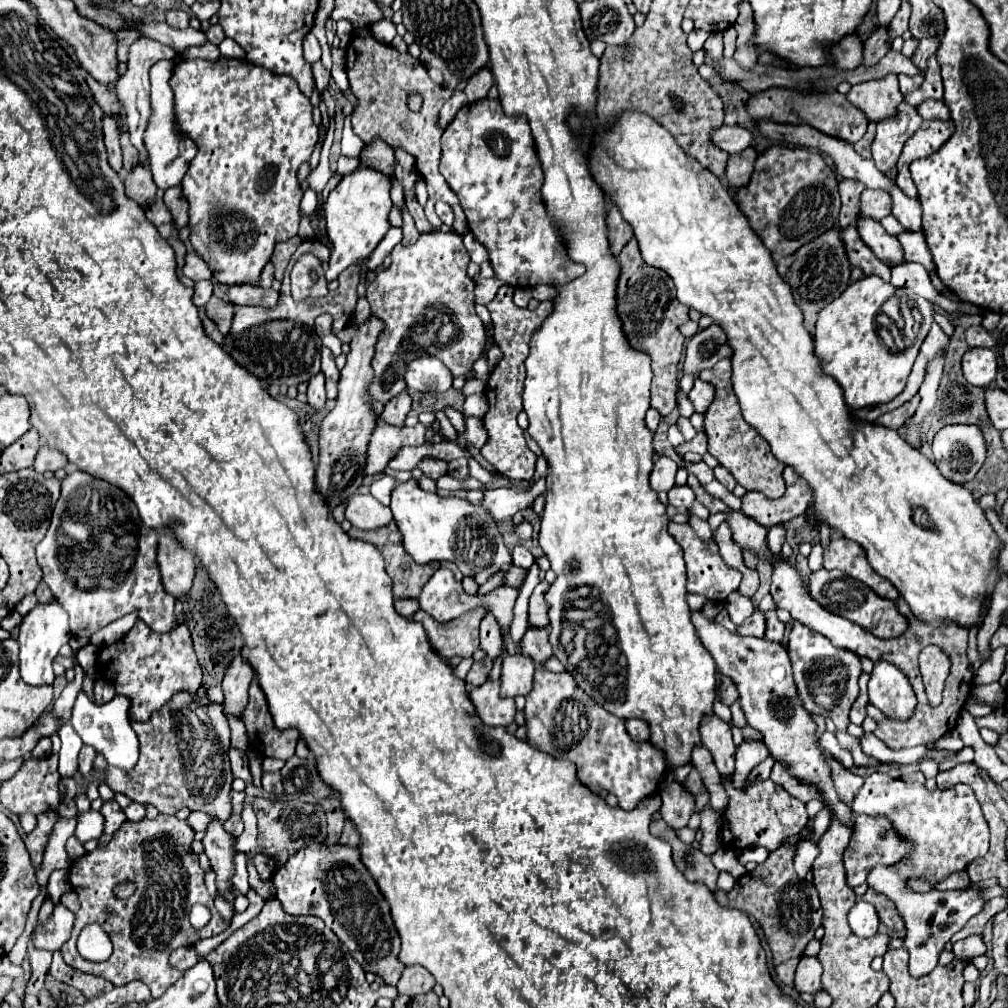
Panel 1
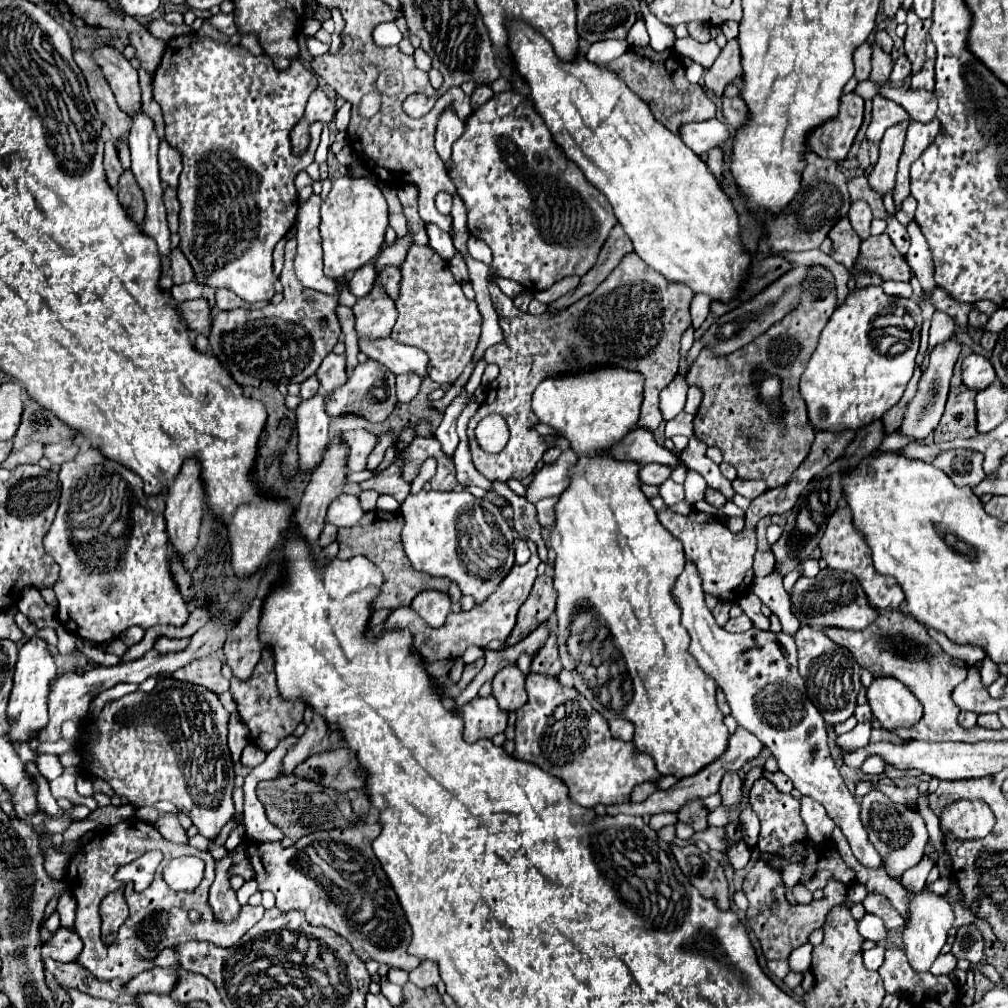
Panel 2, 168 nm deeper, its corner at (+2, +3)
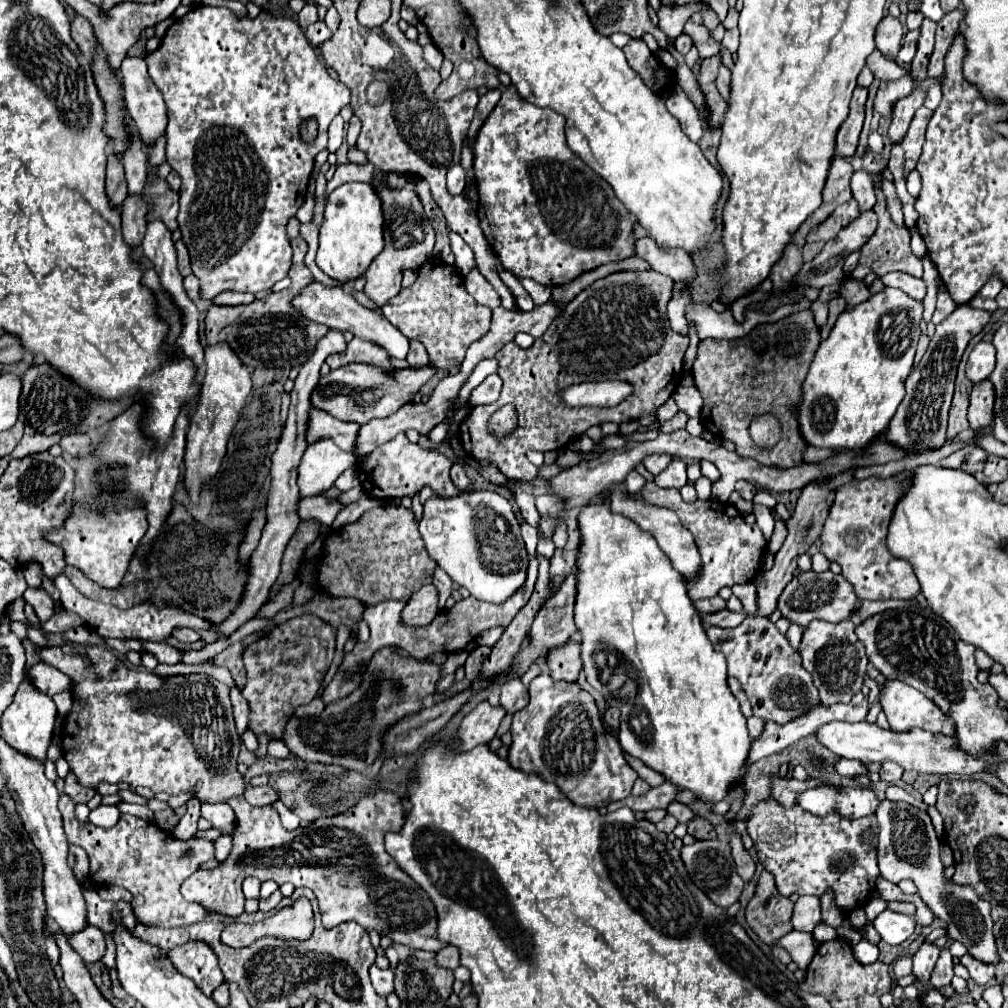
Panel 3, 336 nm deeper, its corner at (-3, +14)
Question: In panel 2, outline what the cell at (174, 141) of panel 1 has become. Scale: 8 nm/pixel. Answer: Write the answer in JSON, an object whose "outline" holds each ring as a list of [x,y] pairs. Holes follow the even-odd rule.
{"outline":[[[165,139],[159,145],[159,171],[161,171],[161,179],[169,187],[177,187],[181,173],[181,155],[177,155],[177,151],[173,151],[173,147],[165,143]]]}

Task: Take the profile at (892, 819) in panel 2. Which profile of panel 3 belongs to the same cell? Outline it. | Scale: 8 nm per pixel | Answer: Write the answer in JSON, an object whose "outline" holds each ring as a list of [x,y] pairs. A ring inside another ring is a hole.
{"outline":[[[888,798],[880,800],[876,808],[878,820],[878,866],[886,874],[886,880],[898,884],[902,878],[914,880],[918,886],[918,896],[926,900],[926,906],[946,922],[948,936],[966,946],[968,954],[982,962],[996,962],[996,942],[992,934],[992,918],[990,904],[972,888],[958,886],[952,880],[944,880],[944,866],[940,862],[940,840],[934,832],[932,820],[928,812],[908,804],[908,802],[892,802]]]}

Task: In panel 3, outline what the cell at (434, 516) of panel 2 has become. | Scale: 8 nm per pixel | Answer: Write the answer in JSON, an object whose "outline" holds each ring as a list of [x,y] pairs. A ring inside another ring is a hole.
{"outline":[[[474,490],[452,498],[430,496],[424,502],[418,530],[428,556],[478,600],[502,604],[526,580],[528,552],[520,536],[520,524],[510,502],[498,492]]]}

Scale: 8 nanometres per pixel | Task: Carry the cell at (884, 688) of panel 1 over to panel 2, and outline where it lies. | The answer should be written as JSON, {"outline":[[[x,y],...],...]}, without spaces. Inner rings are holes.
{"outline":[[[875,679],[867,689],[867,701],[873,709],[873,717],[887,731],[915,727],[923,717],[923,707],[917,697],[909,695],[897,679]]]}

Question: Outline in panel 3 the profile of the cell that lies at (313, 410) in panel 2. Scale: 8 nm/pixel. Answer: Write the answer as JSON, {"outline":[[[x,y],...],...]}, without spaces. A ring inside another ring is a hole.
{"outline":[[[324,438],[310,444],[298,466],[300,496],[316,496],[326,492],[336,478],[350,466],[356,466],[354,454],[342,452],[332,440]]]}

